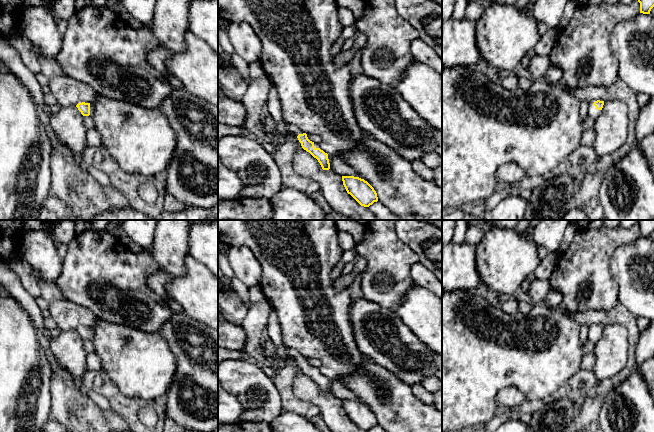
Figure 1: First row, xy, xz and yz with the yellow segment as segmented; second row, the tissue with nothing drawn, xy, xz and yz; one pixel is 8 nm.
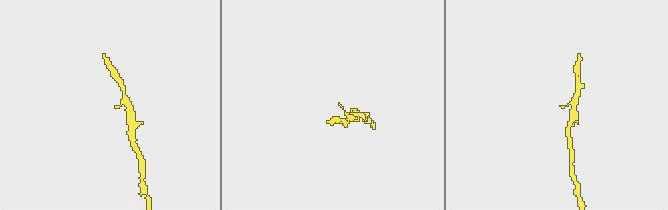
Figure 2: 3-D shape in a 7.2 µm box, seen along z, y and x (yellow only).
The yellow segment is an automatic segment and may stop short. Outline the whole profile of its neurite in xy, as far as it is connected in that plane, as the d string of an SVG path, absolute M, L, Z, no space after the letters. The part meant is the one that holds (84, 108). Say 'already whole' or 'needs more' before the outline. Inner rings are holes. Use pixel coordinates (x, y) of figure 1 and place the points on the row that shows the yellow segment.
needs more; M79 102L76 107L78 110L81 112L83 116L92 116L94 115L95 112L95 105L90 102L90 103L85 103L85 102Z

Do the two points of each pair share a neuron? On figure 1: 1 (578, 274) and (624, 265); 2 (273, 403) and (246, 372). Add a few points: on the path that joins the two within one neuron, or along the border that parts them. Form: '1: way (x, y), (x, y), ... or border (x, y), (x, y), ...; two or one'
1: border (619, 246), (610, 260), (610, 273), (618, 290); two
2: way (270, 394), (267, 388), (255, 381); one

